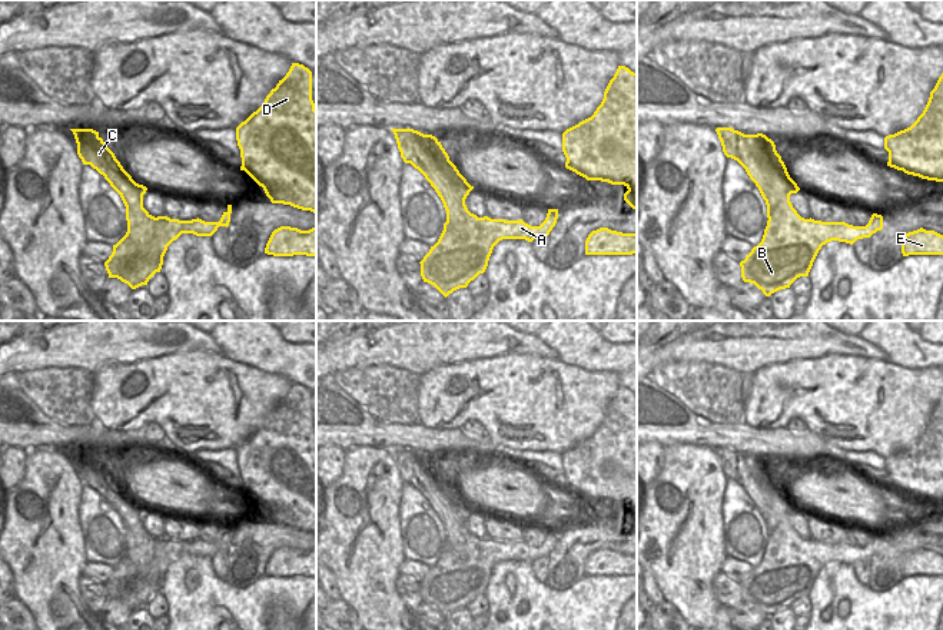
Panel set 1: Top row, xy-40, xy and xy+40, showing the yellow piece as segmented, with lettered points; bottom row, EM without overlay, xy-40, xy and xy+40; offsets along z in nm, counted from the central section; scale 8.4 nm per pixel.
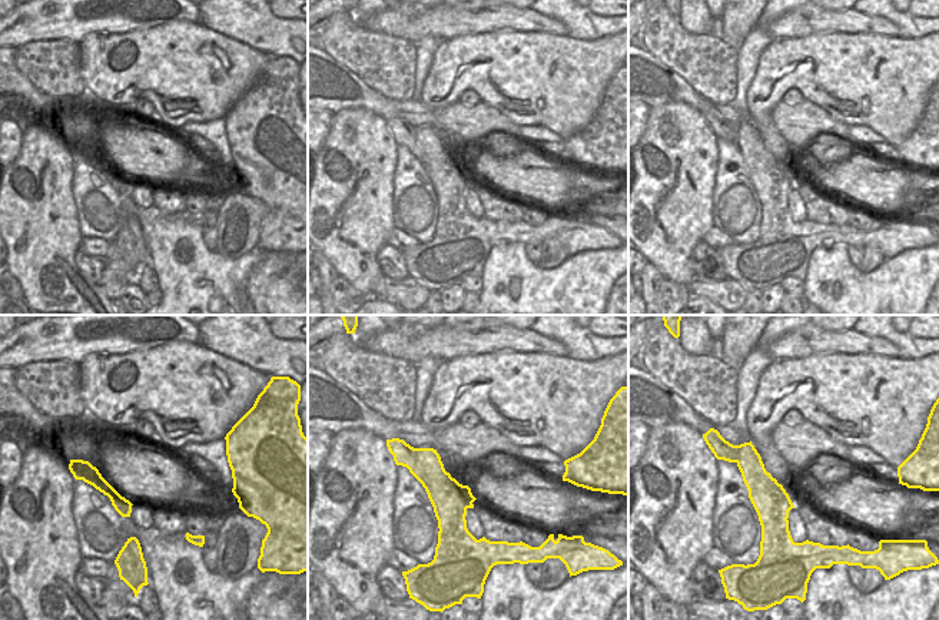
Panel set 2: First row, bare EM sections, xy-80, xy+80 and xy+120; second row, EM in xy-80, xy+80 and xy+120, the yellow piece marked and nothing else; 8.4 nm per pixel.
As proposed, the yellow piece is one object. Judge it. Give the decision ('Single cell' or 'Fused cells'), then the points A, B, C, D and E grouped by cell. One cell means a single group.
Fused cells. Groups: A B D E / C

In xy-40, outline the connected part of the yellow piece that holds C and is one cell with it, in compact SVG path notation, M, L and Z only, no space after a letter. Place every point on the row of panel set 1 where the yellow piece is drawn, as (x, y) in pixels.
M70 129L83 165L96 169L120 195L126 206L127 238L136 245L149 245L155 236L156 218L143 208L147 188L137 185L93 129Z

